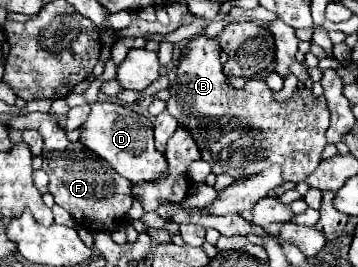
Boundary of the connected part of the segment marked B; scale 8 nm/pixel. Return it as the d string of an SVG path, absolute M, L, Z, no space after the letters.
M197 36L183 50L183 60L177 68L175 80L171 82L171 98L167 100L167 112L179 122L181 128L189 130L199 146L201 158L211 164L213 174L229 174L233 180L243 180L247 176L263 172L269 164L279 164L283 168L285 182L305 180L321 162L321 152L327 144L325 132L329 128L329 108L325 96L315 96L309 88L297 88L291 98L277 102L273 90L263 78L251 78L243 88L233 88L221 72L219 44L213 38Z

